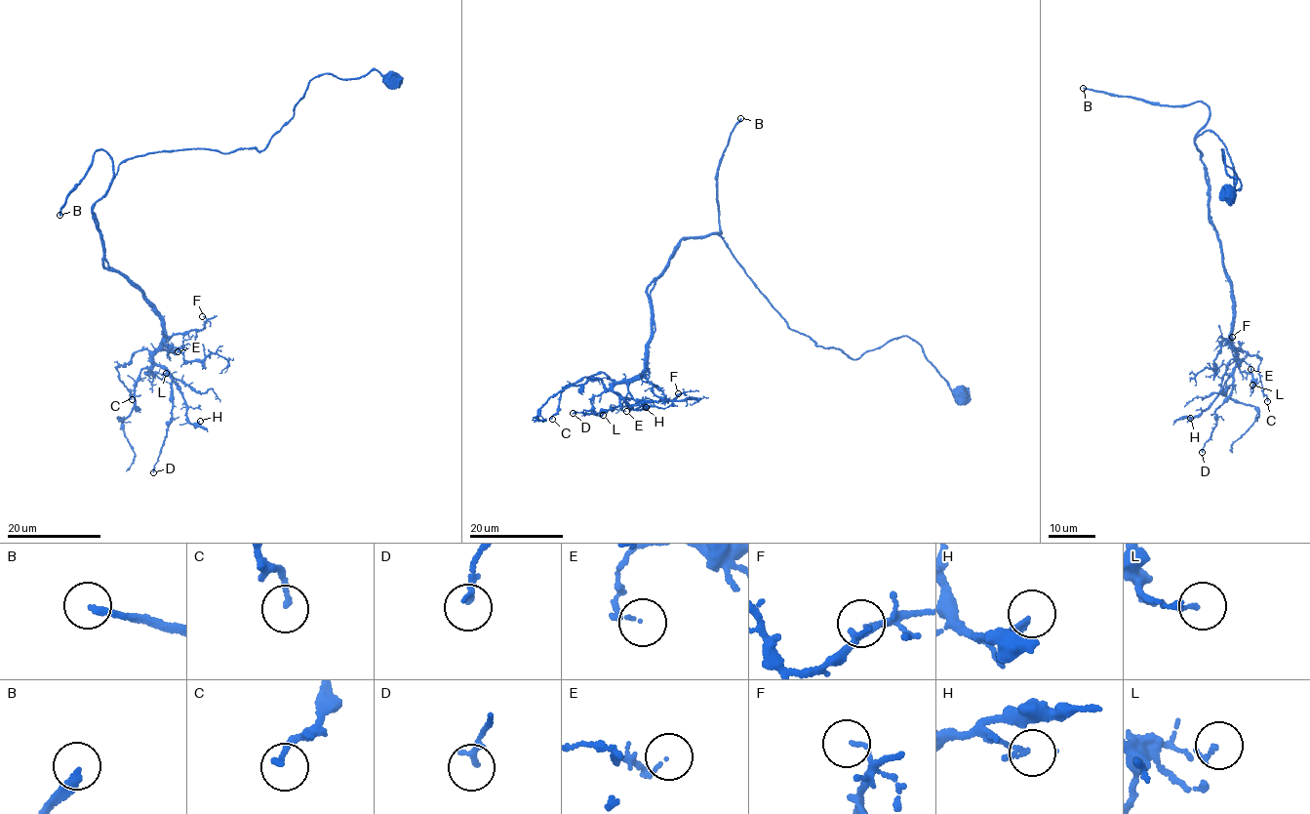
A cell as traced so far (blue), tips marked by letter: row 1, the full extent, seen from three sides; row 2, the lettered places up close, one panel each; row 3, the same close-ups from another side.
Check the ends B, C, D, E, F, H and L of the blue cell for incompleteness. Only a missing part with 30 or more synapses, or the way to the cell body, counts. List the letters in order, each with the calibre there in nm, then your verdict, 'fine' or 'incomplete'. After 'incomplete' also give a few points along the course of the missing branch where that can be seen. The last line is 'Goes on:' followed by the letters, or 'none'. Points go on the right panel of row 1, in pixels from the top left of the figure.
B: 200 nm | incomplete
C: 160 nm | fine
D: 170 nm | fine
E: 120 nm | fine
F: 90 nm | fine
H: 160 nm | fine
L: 130 nm | fine
Goes on: B

